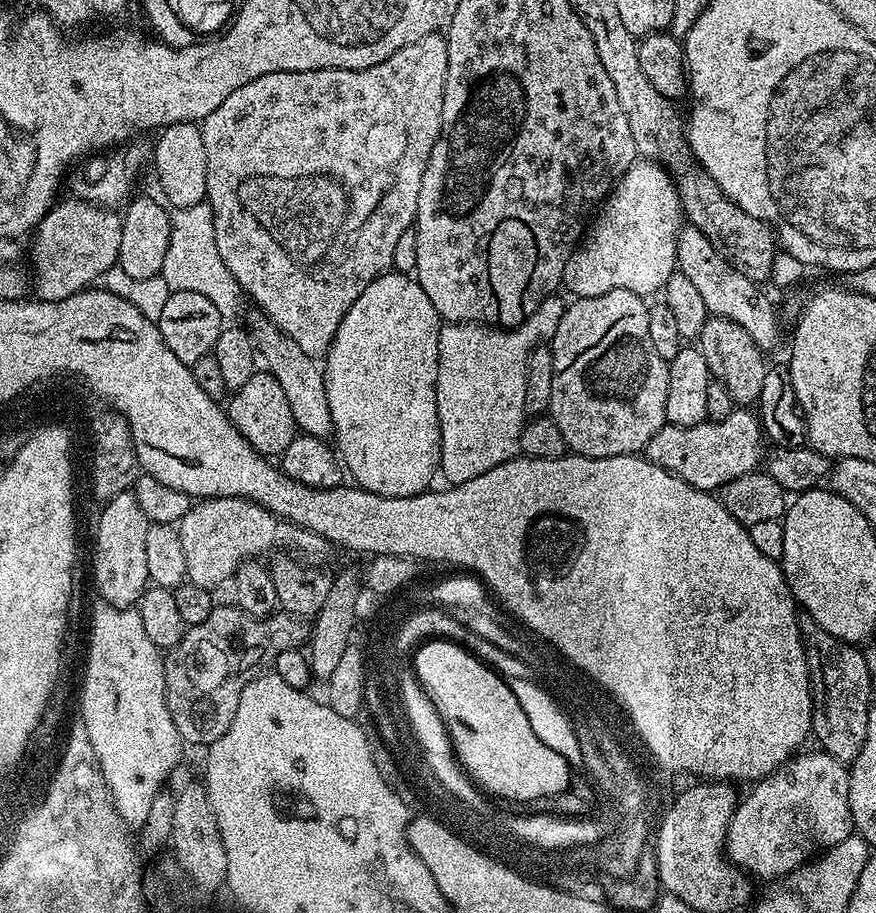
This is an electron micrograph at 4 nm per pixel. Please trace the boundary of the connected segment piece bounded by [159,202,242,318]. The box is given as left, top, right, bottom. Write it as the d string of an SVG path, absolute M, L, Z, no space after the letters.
M206 202L198 206L172 208L169 211L169 246L166 247L165 261L159 275L164 276L170 292L193 292L210 298L218 306L221 317L228 318L240 308L242 289L240 283L226 270L222 254L218 254L218 242L214 238L212 207Z

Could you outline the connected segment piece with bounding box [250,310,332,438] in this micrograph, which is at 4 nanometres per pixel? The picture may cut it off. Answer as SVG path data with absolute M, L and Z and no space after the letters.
M262 311L254 312L250 331L259 359L263 367L278 380L283 393L286 394L287 404L290 406L297 429L305 436L331 437L330 402L326 398L324 369L318 363L317 357L306 354L306 350L301 350L298 342L294 342L294 338L280 331L280 327L268 319Z

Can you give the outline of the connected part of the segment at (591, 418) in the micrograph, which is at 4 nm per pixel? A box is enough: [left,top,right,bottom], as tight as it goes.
[548,290,670,458]

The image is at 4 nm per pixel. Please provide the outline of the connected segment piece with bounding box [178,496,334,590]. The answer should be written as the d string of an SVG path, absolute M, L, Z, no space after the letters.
M214 496L193 503L191 510L180 519L178 527L186 557L187 579L209 590L216 590L223 580L231 581L241 564L264 558L260 556L266 555L271 548L280 548L276 550L312 562L324 562L320 560L334 552L333 545L326 538L299 528L260 504L242 500L239 496Z

